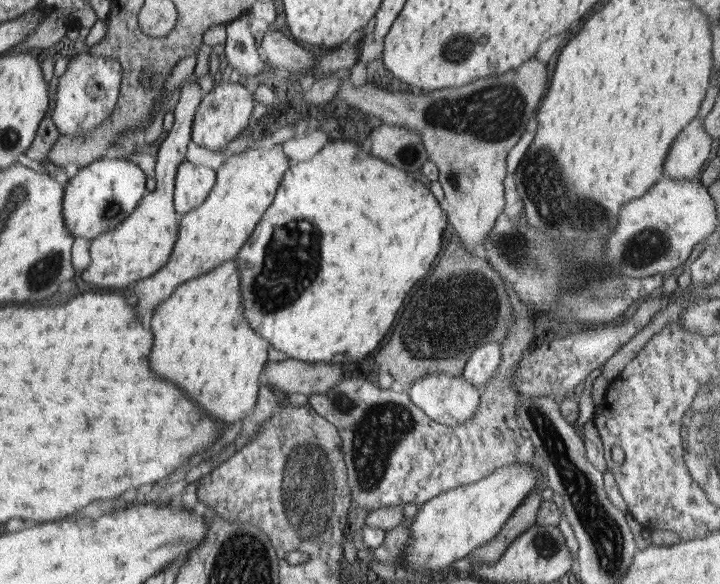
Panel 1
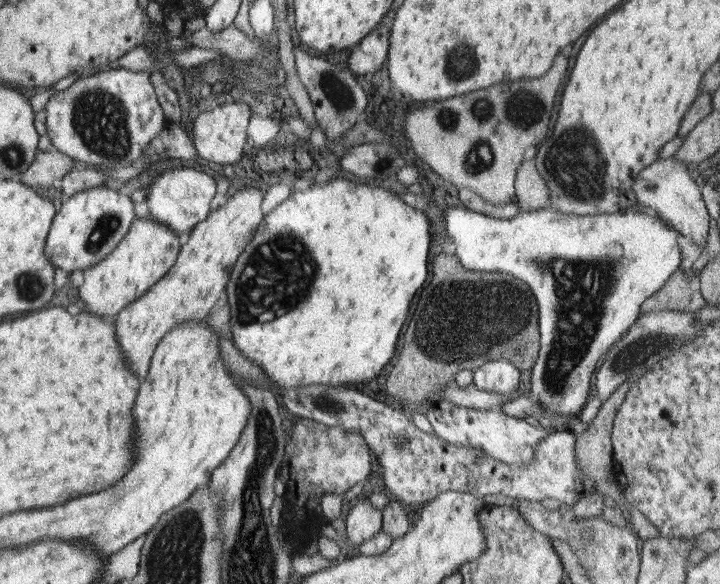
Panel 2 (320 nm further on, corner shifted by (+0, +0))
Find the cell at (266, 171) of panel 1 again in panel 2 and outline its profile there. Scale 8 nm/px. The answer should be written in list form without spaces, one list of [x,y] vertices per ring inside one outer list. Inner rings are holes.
[[[244,188],[228,198],[226,205],[210,213],[202,223],[199,223],[183,240],[181,250],[178,254],[177,262],[154,286],[145,292],[141,298],[131,302],[124,307],[115,317],[116,340],[125,356],[125,362],[128,362],[127,368],[135,375],[140,382],[146,378],[149,373],[149,363],[152,360],[154,351],[158,343],[164,338],[164,335],[172,331],[174,327],[182,323],[200,323],[206,320],[210,310],[220,298],[220,294],[227,288],[229,274],[233,266],[242,255],[245,247],[251,242],[252,237],[262,223],[262,202],[265,194],[258,188]]]

